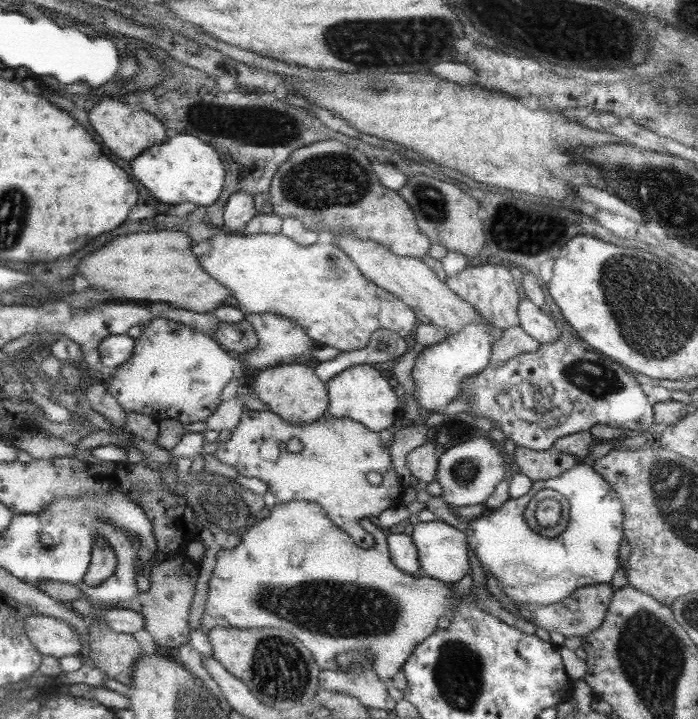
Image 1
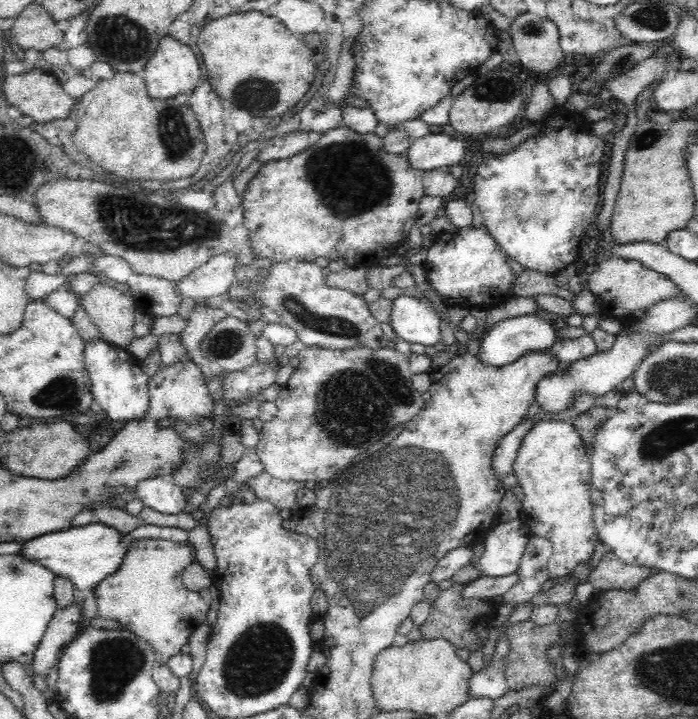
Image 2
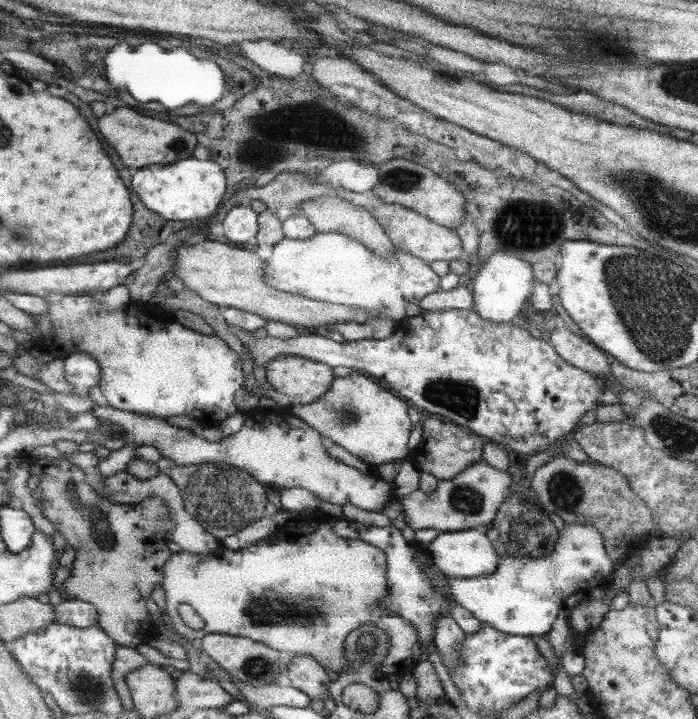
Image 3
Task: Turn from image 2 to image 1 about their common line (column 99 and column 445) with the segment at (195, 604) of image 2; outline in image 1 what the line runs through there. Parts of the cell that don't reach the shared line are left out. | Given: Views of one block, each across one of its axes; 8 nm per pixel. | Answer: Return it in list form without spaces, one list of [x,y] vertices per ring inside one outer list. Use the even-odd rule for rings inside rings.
[[[289,501],[285,503],[277,503],[273,508],[270,508],[269,516],[262,518],[255,526],[251,526],[245,534],[240,535],[240,541],[235,547],[230,549],[220,548],[215,555],[215,566],[212,569],[211,576],[208,580],[208,593],[203,609],[203,618],[201,618],[200,628],[205,634],[212,627],[234,627],[239,629],[257,629],[257,628],[283,628],[283,630],[291,630],[291,635],[298,639],[302,646],[314,658],[314,662],[323,670],[335,670],[335,656],[343,652],[364,652],[366,656],[372,658],[374,662],[374,671],[378,675],[378,679],[383,682],[391,680],[399,669],[401,669],[406,661],[414,653],[414,649],[425,641],[437,629],[437,620],[441,617],[452,617],[452,612],[459,609],[459,603],[475,603],[481,606],[477,597],[469,590],[467,594],[458,595],[453,592],[454,584],[457,582],[439,582],[425,575],[407,574],[390,561],[390,551],[386,541],[386,531],[379,526],[374,525],[367,518],[365,520],[365,528],[367,532],[375,539],[375,544],[371,547],[360,546],[356,540],[353,540],[350,535],[343,531],[340,527],[335,526],[329,515],[318,505],[318,503],[309,501]]]

